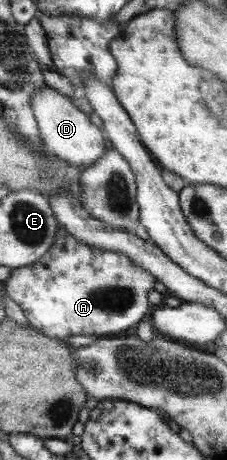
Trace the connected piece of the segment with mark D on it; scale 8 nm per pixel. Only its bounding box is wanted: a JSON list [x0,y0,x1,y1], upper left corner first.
[32,83,105,171]

